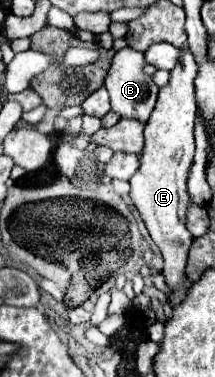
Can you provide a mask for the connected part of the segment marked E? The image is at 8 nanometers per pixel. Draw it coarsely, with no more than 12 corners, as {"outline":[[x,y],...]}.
{"outline":[[181,49],[145,127],[131,201],[183,301],[195,75]]}

